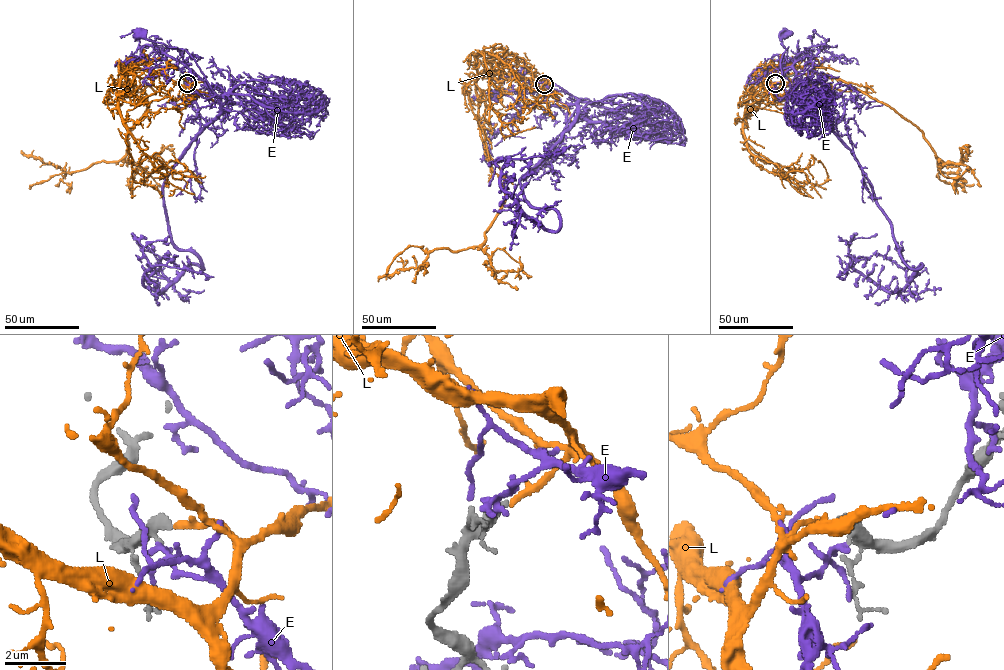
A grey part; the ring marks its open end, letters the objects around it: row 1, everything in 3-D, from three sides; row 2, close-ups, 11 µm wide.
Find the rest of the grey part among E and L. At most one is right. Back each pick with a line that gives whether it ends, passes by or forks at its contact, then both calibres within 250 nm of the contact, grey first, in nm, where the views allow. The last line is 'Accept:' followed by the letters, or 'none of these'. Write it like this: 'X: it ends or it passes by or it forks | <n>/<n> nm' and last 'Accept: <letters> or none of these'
L: it ends | 360/220 nm
Accept: L

